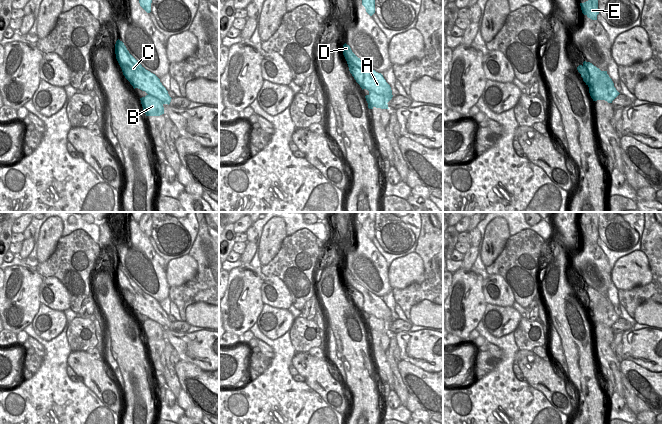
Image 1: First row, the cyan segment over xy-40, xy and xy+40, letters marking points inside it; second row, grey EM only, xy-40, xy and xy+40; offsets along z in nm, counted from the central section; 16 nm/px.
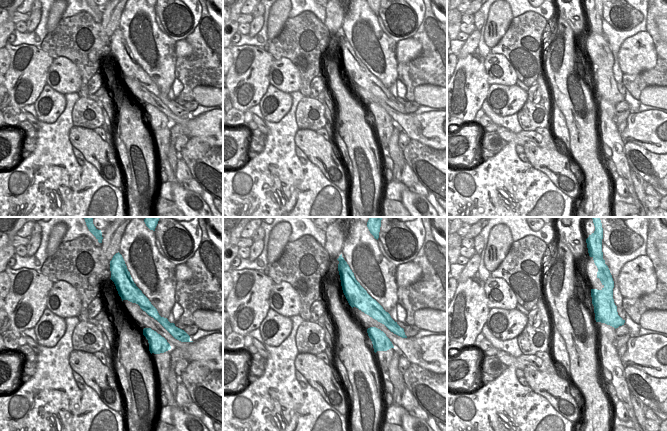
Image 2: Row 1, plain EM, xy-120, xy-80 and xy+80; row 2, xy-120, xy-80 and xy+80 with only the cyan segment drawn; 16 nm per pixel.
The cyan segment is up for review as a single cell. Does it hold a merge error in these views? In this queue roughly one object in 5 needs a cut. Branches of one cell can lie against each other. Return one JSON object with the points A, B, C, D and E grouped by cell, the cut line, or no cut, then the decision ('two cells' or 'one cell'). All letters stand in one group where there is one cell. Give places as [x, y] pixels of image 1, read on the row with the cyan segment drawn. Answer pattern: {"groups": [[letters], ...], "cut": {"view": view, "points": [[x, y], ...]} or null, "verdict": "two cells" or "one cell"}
{"groups": [["A", "C", "D"], ["B", "E"]], "cut": {"view": "xy", "points": [[369, 90], [388, 95], [391, 98]]}, "verdict": "two cells"}

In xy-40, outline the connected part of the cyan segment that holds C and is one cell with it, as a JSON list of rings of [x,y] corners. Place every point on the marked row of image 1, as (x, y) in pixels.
[[[119,39],[115,44],[116,59],[122,69],[123,75],[133,88],[145,91],[147,94],[158,98],[163,104],[170,104],[171,97],[160,79],[146,70],[127,50]]]

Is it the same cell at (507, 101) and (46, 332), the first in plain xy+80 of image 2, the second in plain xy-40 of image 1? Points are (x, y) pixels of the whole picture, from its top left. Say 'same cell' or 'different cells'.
same cell

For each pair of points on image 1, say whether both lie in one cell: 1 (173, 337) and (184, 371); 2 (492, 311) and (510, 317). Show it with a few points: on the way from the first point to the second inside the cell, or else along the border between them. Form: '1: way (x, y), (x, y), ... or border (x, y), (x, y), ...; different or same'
1: border (180, 359), (194, 363), (202, 369); different
2: way (496, 315), (498, 317), (506, 317); same

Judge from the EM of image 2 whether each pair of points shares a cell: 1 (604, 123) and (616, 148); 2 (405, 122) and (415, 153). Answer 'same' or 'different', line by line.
1: same
2: different

